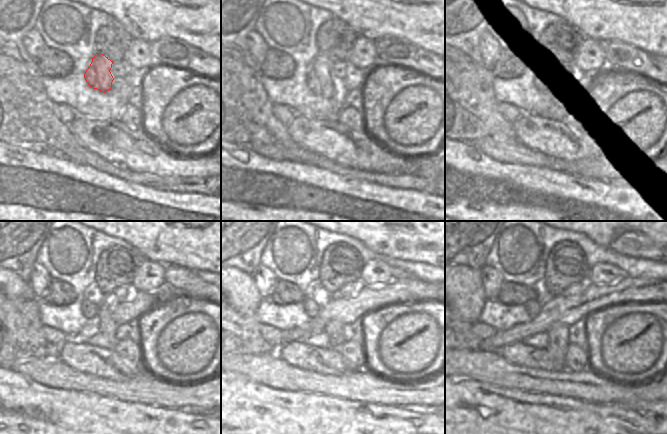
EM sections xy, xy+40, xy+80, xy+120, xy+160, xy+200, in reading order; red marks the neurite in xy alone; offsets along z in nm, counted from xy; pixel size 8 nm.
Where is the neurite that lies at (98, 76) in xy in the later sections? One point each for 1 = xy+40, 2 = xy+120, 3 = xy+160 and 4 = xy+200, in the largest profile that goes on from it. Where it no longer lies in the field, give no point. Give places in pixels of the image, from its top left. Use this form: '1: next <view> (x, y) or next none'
1: next xy+40 (319, 79)
2: next xy+120 (107, 324)
3: next xy+160 (334, 330)
4: next xy+200 (558, 341)

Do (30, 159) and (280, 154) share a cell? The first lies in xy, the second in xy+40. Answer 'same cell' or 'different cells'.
different cells

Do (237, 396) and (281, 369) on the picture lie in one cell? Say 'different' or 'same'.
different

